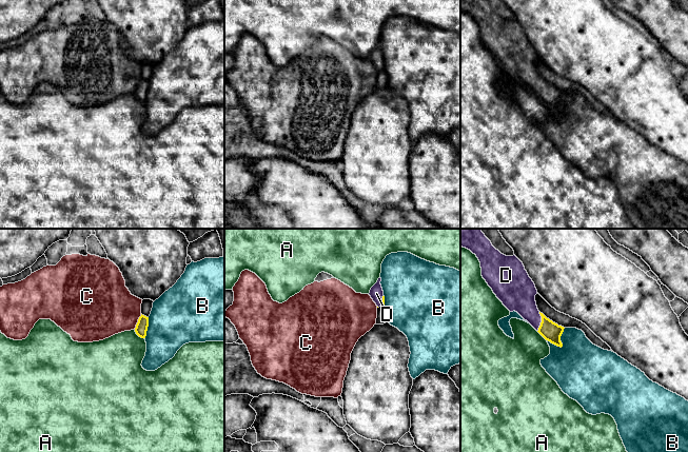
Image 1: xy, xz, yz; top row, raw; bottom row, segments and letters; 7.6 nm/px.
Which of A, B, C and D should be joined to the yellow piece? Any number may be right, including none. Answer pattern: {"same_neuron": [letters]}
{"same_neuron": ["D"]}

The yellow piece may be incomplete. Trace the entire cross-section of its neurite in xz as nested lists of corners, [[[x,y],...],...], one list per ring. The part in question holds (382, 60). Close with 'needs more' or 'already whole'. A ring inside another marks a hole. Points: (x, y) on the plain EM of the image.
[[[379,41],[377,46],[371,52],[369,59],[373,63],[373,65],[376,67],[376,70],[384,71],[385,70],[385,60],[384,55],[380,48],[381,42]]]; needs more

